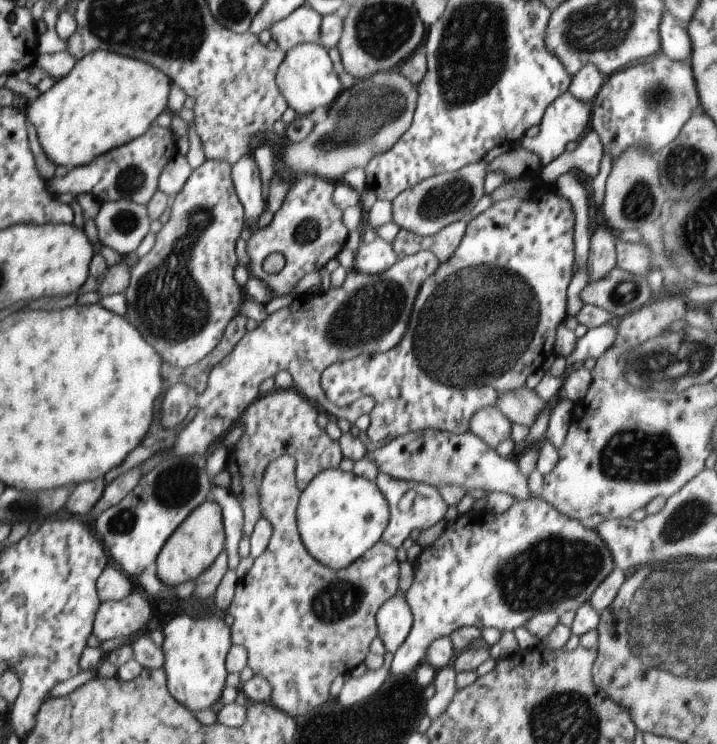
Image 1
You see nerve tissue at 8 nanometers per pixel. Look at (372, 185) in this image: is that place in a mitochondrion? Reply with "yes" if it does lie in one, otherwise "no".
no

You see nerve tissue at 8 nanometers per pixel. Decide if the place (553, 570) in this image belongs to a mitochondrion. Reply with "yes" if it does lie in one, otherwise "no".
yes

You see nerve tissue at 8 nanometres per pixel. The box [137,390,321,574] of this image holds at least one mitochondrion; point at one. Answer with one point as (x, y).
(177, 483)

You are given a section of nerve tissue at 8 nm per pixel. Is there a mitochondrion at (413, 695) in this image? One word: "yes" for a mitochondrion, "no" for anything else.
yes

